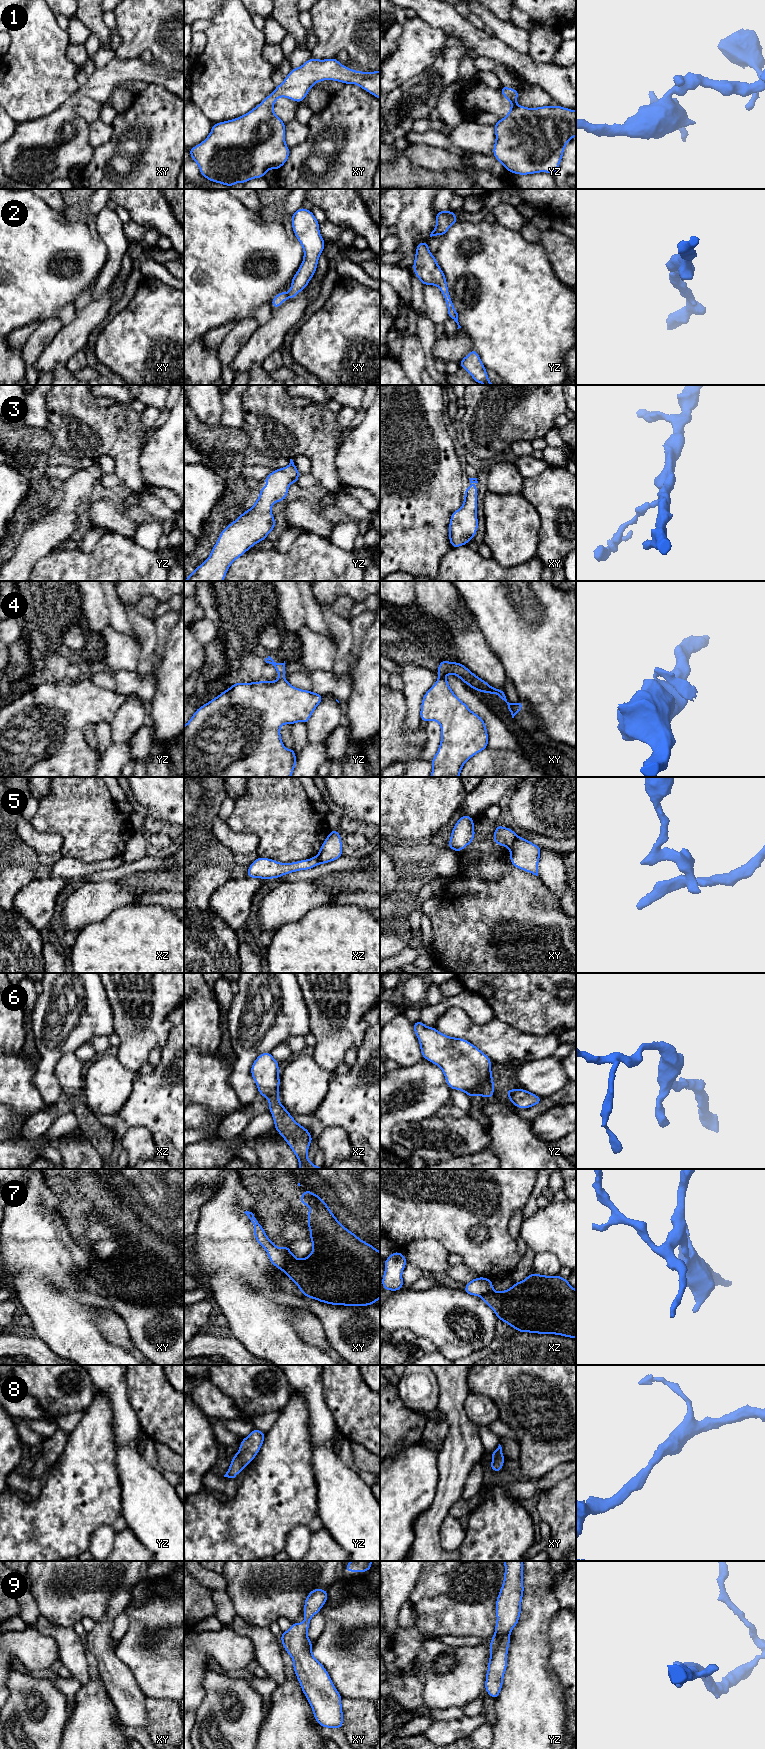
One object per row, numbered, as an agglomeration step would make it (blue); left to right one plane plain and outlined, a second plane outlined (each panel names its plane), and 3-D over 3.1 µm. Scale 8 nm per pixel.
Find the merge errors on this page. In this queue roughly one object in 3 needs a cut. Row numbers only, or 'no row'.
4, 5, 7

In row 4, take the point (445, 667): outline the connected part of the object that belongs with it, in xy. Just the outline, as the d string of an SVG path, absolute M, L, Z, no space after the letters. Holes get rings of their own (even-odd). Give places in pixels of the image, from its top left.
M440 660L436 673L439 677L444 677L447 674L456 675L466 685L469 685L473 690L476 690L477 692L480 691L486 694L497 694L501 698L501 701L507 704L507 708L510 711L512 718L514 718L514 716L518 714L521 711L521 708L524 706L524 703L521 700L519 700L519 702L516 704L510 703L504 690L490 686L486 681L479 678L466 666L460 664L459 662Z

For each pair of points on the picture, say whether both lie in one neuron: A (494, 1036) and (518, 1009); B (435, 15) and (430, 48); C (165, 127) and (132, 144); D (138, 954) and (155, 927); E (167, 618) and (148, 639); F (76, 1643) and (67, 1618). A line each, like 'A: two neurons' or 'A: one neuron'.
A: two neurons
B: two neurons
C: one neuron
D: one neuron
E: two neurons
F: two neurons

